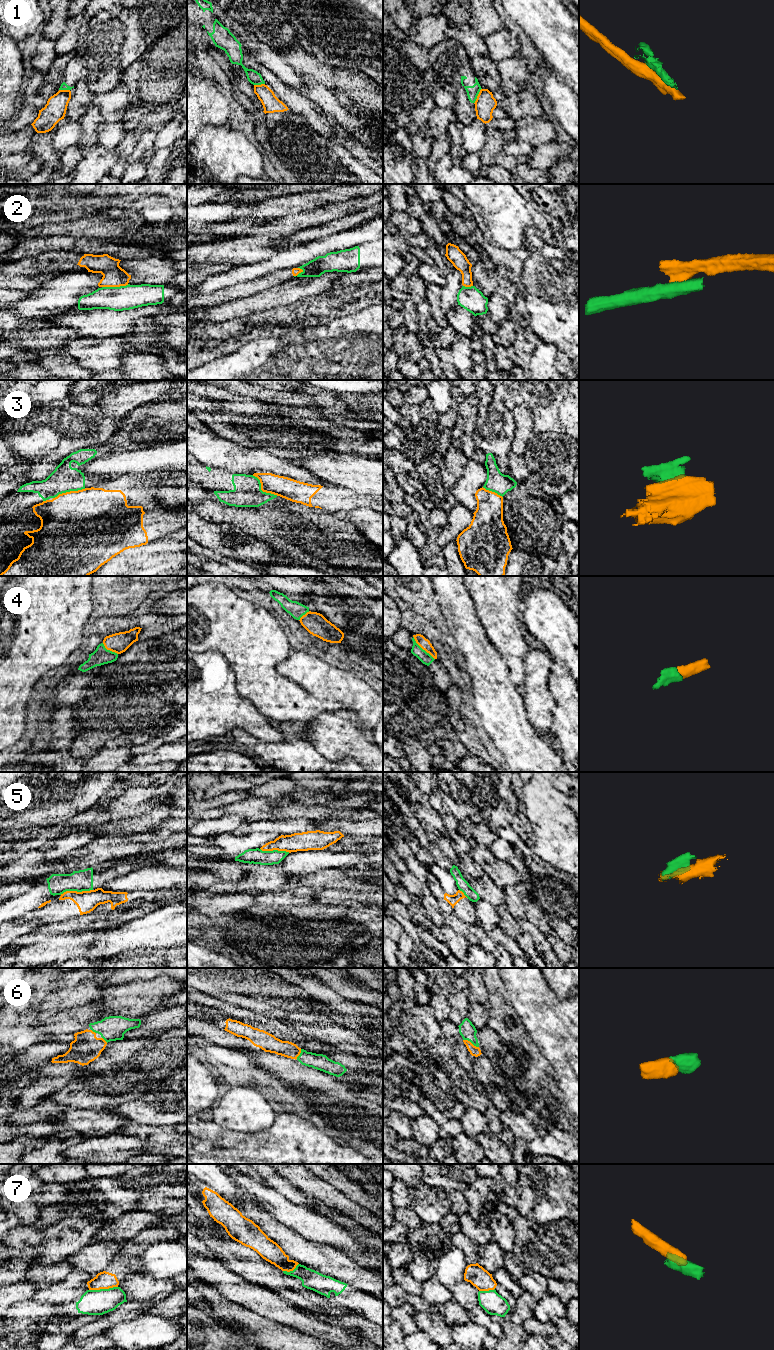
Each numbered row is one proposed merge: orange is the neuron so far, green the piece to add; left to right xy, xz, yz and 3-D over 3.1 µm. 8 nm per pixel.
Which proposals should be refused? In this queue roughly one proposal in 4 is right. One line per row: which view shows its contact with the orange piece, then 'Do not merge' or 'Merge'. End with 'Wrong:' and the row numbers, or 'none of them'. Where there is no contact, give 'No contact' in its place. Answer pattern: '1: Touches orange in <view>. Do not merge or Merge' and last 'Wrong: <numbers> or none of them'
1: Touches orange in yz. Do not merge
2: Touches orange in xy. Do not merge
3: Touches orange in xz. Do not merge
4: Touches orange in yz. Merge
5: Touches orange in xy. Do not merge
6: Touches orange in yz. Merge
7: Touches orange in xy. Do not merge
Wrong: 1, 2, 3, 5, 7

